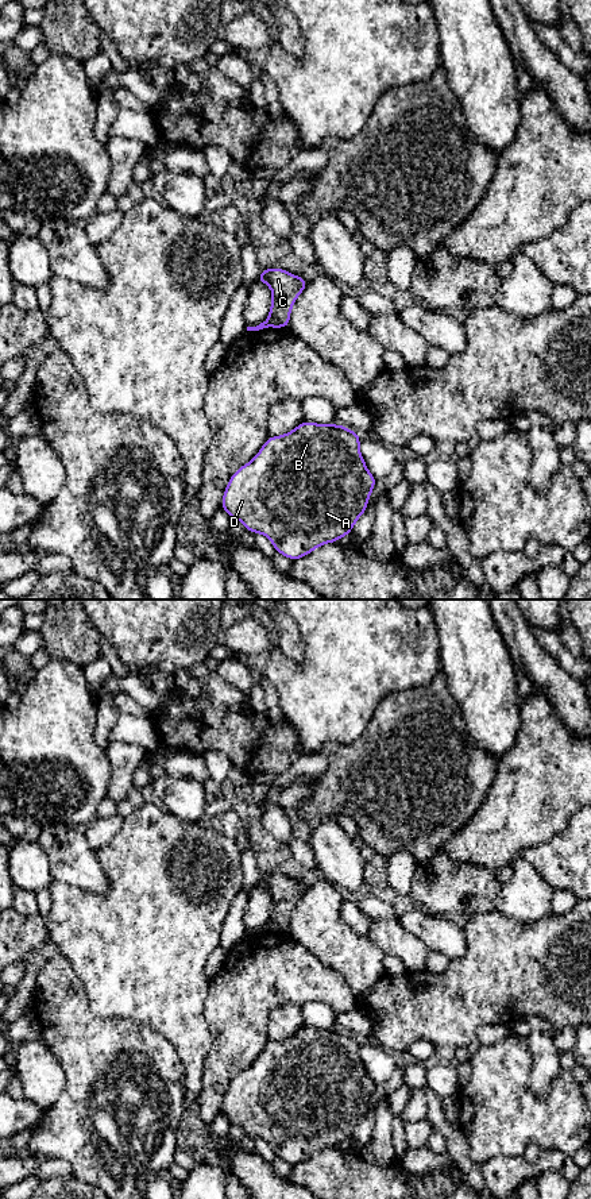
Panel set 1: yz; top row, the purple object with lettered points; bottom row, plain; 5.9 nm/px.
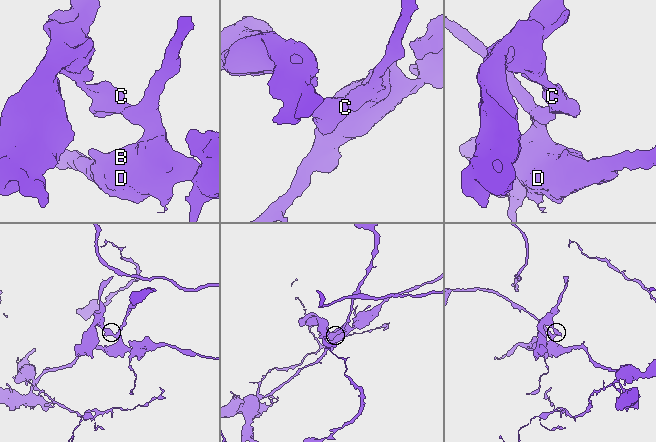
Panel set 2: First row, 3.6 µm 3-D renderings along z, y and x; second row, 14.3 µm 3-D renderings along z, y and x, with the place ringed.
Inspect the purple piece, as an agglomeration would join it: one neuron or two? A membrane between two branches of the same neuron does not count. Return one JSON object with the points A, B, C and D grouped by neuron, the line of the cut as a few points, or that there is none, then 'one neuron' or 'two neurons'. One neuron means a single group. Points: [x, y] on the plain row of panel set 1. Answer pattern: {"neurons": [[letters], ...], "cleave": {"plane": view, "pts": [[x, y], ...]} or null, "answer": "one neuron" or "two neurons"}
{"neurons": [["A", "B", "D"], ["C"]], "cleave": {"plane": "yz", "pts": [[270, 917], [281, 932]]}, "answer": "two neurons"}

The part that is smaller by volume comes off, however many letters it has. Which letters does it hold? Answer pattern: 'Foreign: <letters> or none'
Foreign: C

